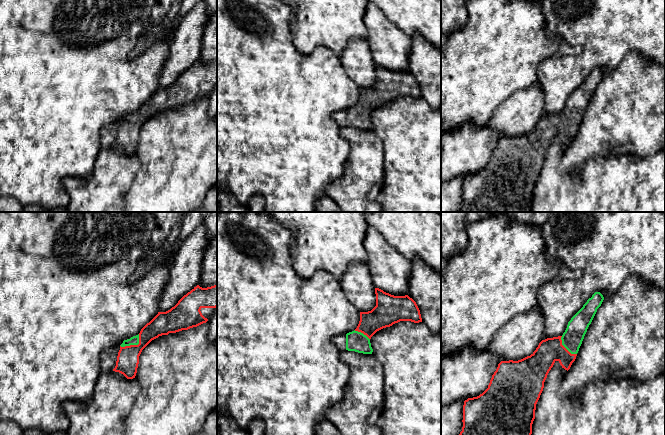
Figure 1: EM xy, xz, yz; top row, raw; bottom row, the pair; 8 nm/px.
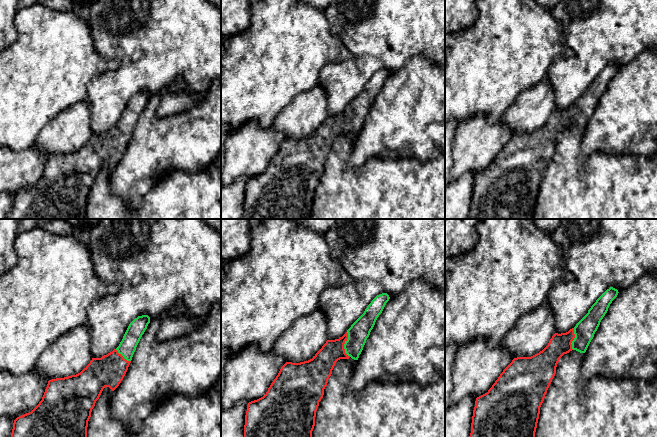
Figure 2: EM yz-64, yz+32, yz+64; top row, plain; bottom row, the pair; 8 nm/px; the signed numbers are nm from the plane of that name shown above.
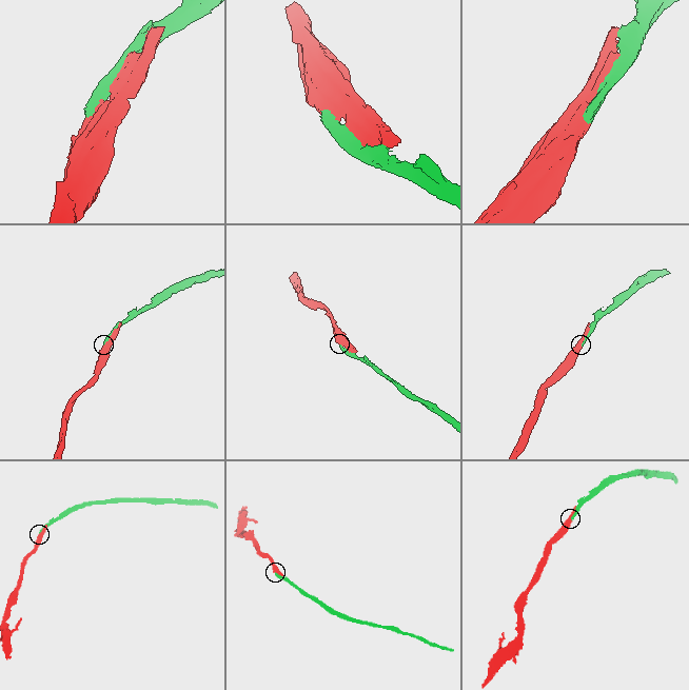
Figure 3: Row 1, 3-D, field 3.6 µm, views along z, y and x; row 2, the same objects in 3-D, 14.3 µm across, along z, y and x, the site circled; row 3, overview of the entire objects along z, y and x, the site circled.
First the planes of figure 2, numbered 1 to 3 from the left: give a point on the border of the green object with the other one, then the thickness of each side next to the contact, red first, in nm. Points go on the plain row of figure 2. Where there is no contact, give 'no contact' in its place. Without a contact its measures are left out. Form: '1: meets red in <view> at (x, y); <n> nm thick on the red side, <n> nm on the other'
1: meets red in yz-64 at (122, 132); 260 nm thick on the red side, 140 nm on the other
2: meets red in yz+32 at (343, 121); 190 nm thick on the red side, 160 nm on the other
3: meets red in yz+64 at (573, 115); 170 nm thick on the red side, 170 nm on the other

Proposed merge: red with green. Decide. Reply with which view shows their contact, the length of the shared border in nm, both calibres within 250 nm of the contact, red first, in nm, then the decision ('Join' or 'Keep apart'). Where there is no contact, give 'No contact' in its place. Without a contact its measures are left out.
Touches red in xy. Shared border 190 nm. Thickness 180 nm (red) against 70 nm. Join

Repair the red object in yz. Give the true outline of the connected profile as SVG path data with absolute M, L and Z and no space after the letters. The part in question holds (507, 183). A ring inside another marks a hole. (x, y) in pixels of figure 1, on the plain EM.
M595 68L568 98L562 112L542 116L530 132L521 136L501 137L488 164L479 172L464 177L463 203L459 212L531 212L536 180L549 147L556 137L565 146L570 145L603 76L603 71Z

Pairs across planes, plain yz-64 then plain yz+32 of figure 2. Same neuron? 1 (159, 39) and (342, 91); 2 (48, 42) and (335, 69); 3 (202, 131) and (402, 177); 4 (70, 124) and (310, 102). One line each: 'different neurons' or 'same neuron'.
1: same neuron
2: different neurons
3: different neurons
4: same neuron

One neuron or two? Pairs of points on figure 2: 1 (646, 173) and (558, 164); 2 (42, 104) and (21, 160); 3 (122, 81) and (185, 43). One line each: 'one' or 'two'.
1: one
2: two
3: one

